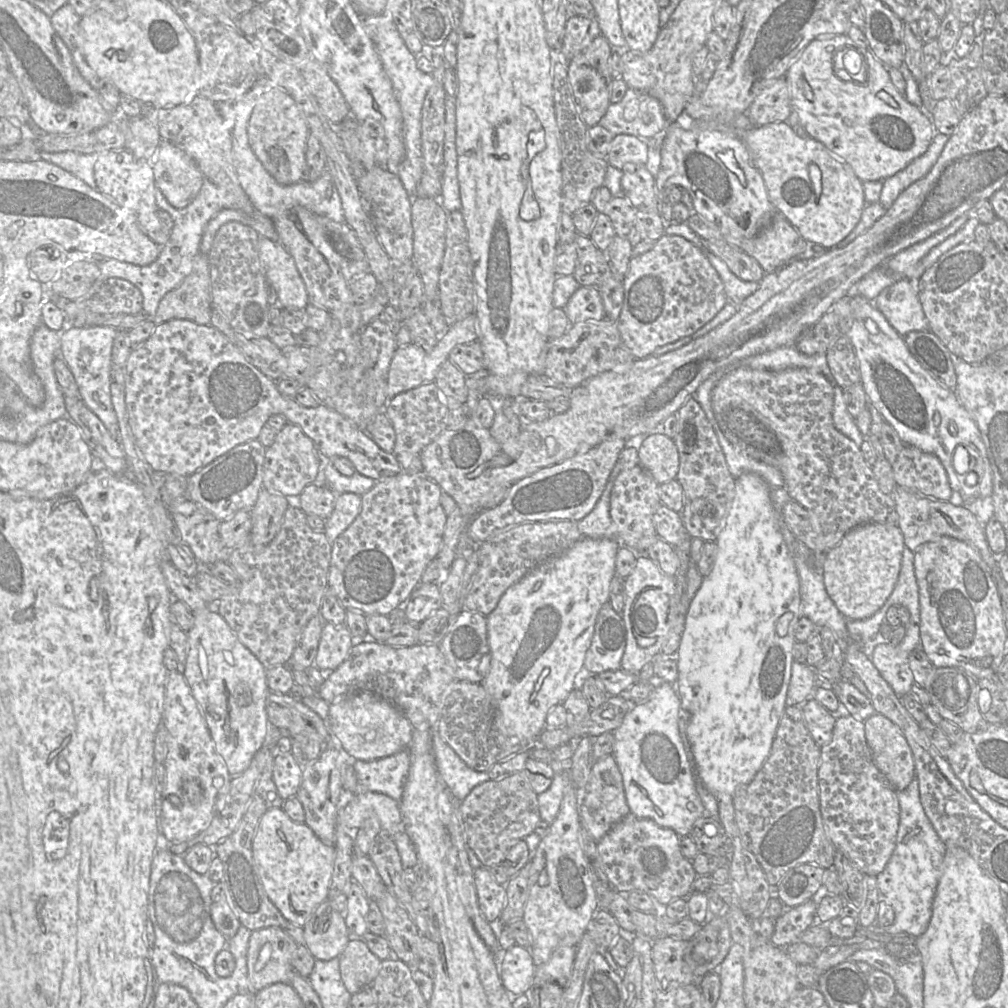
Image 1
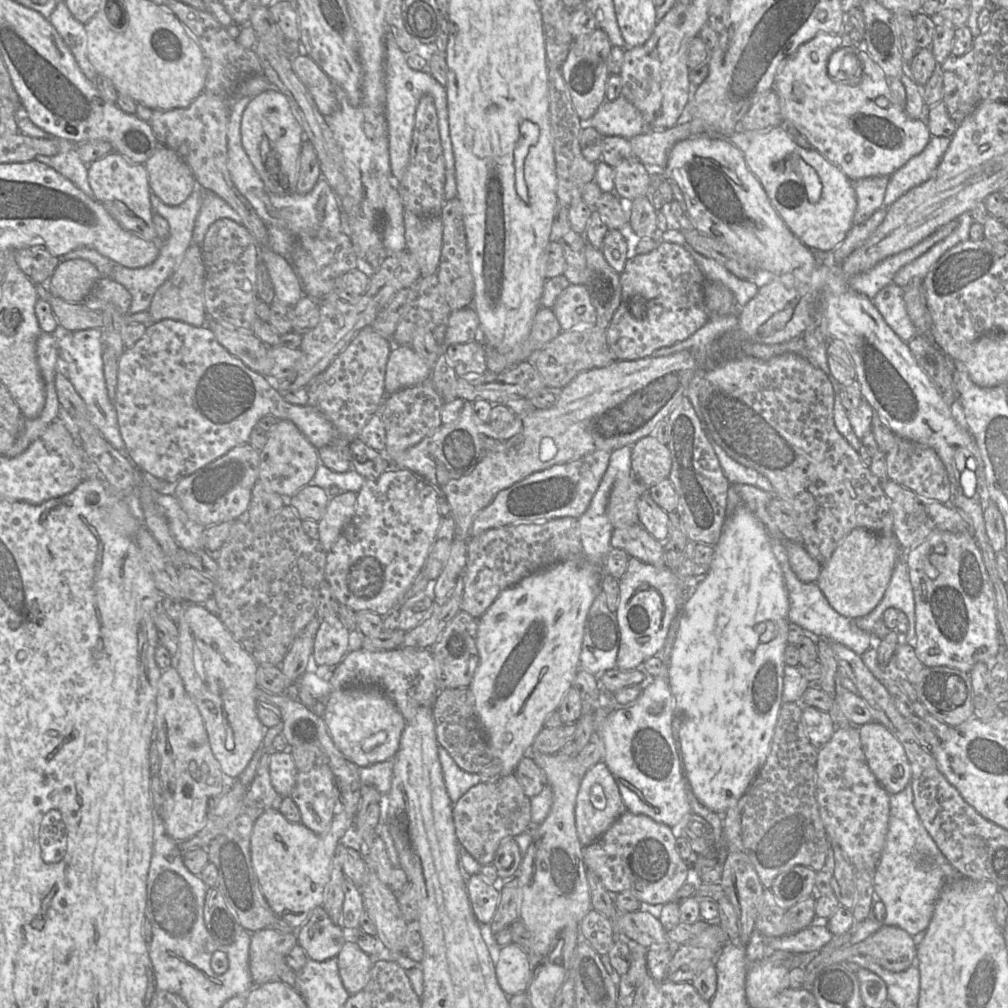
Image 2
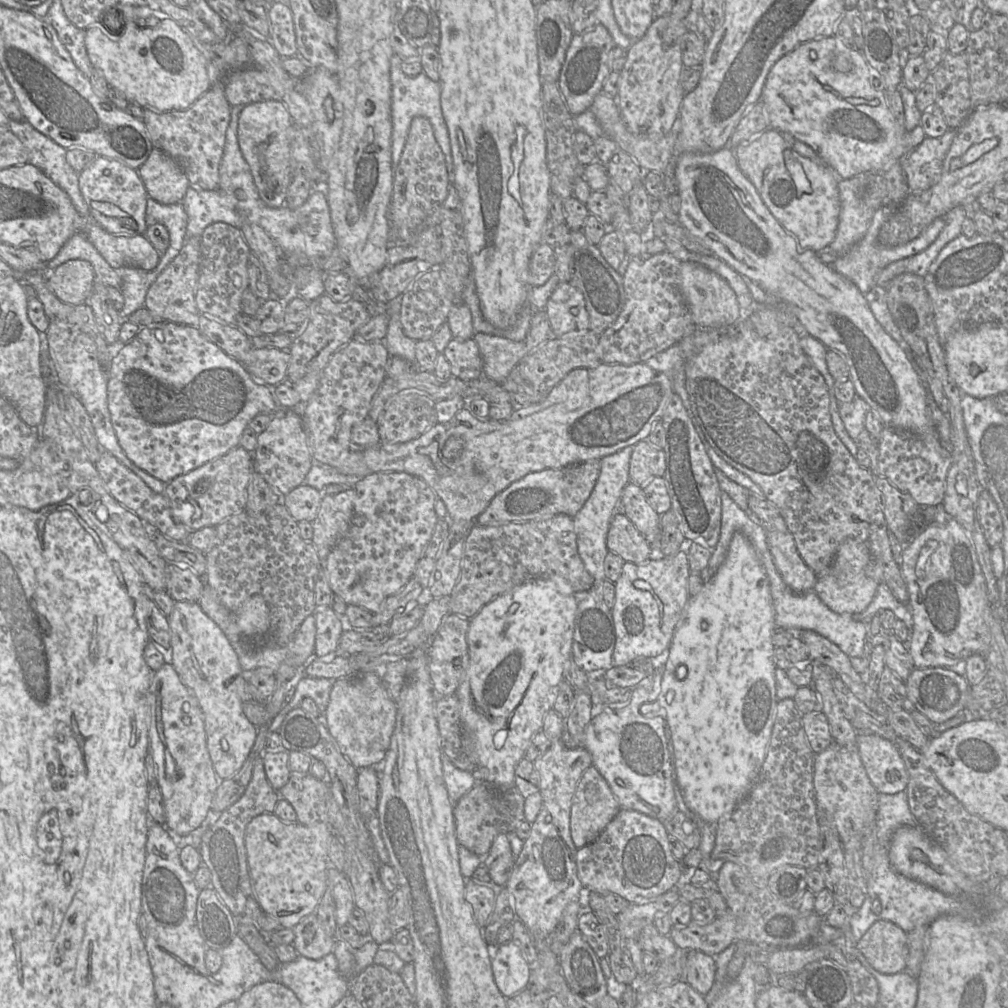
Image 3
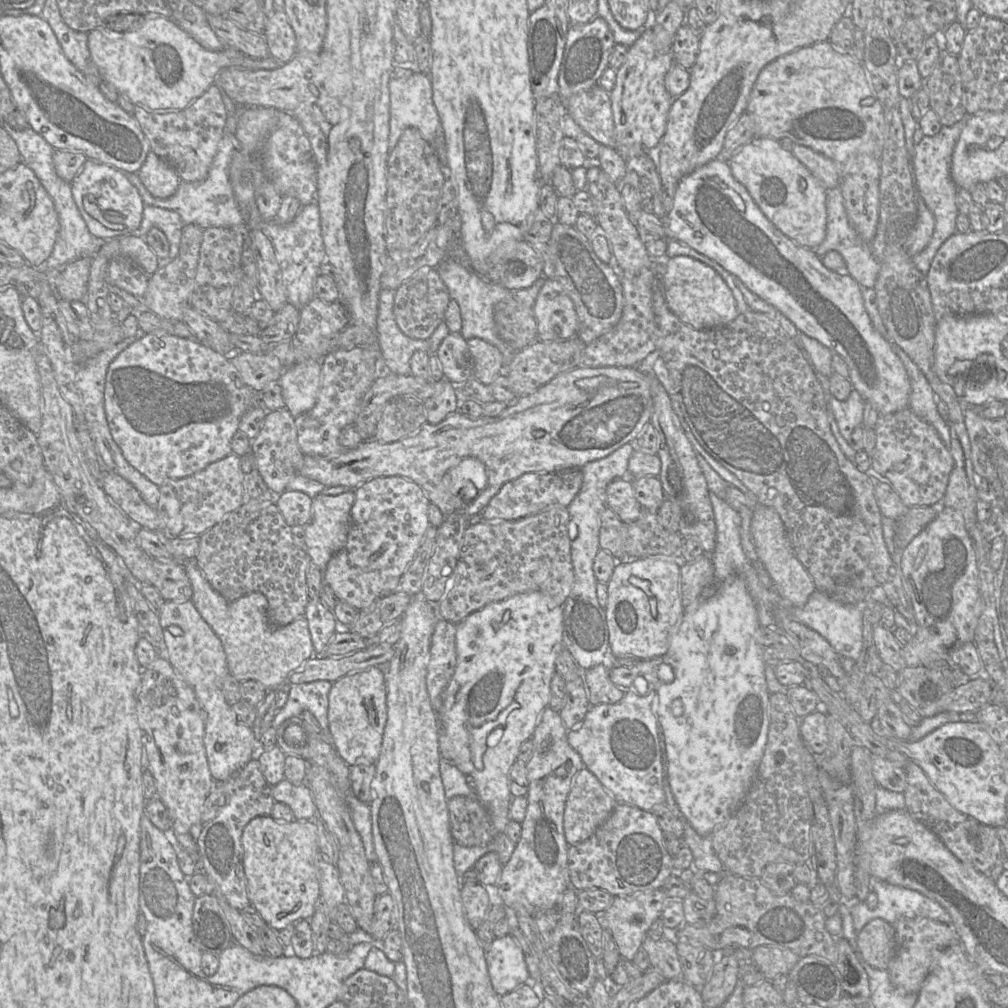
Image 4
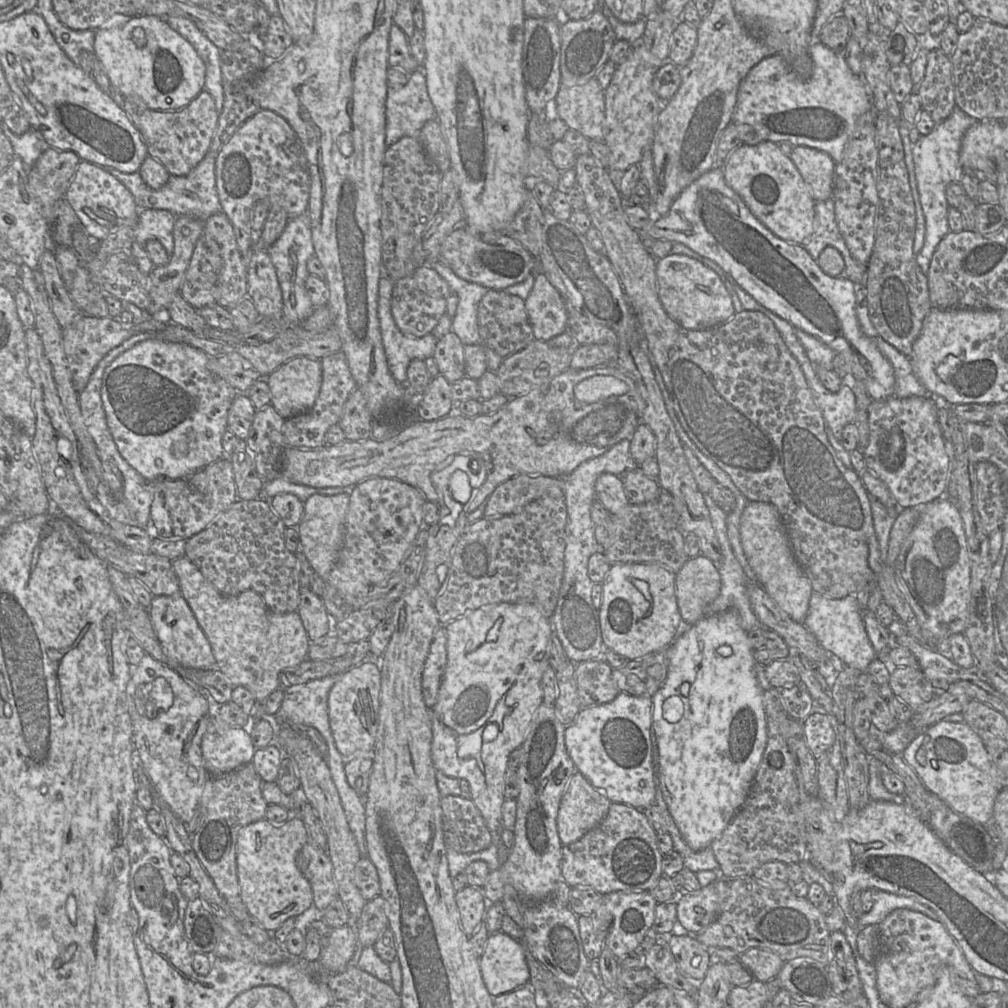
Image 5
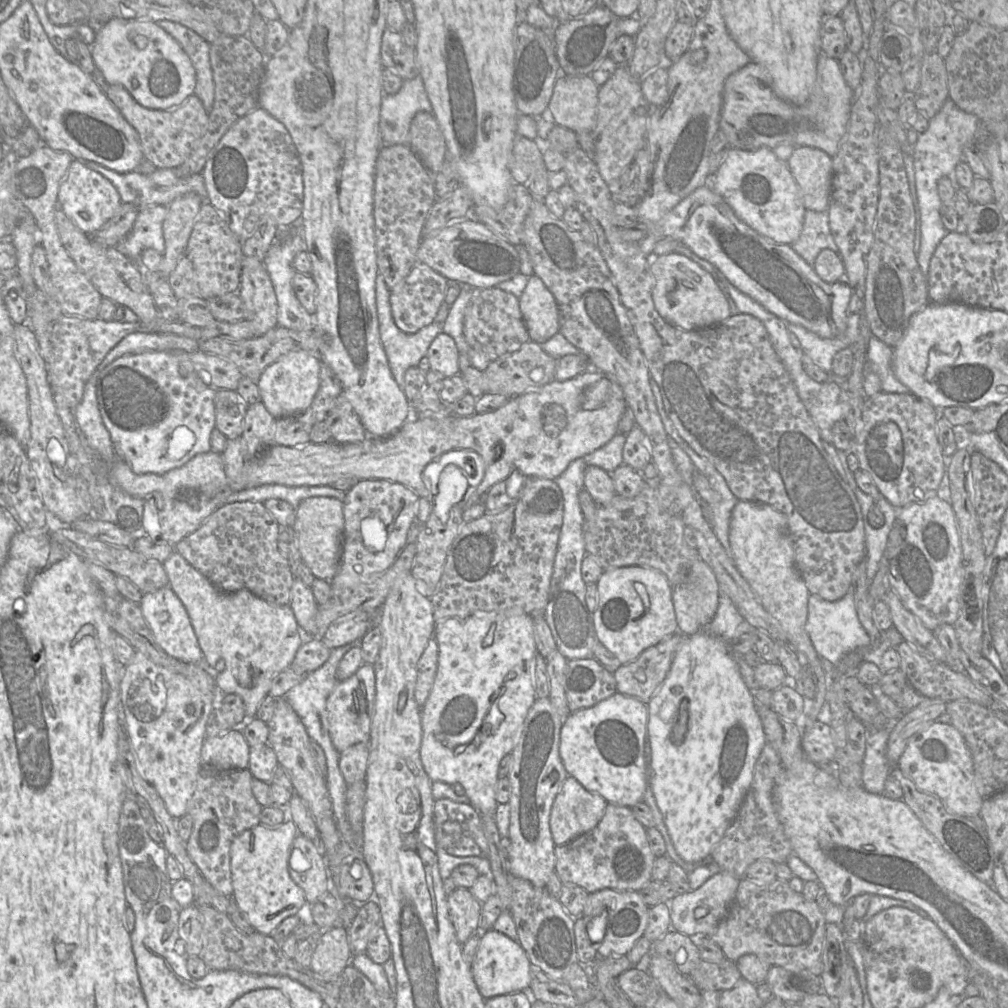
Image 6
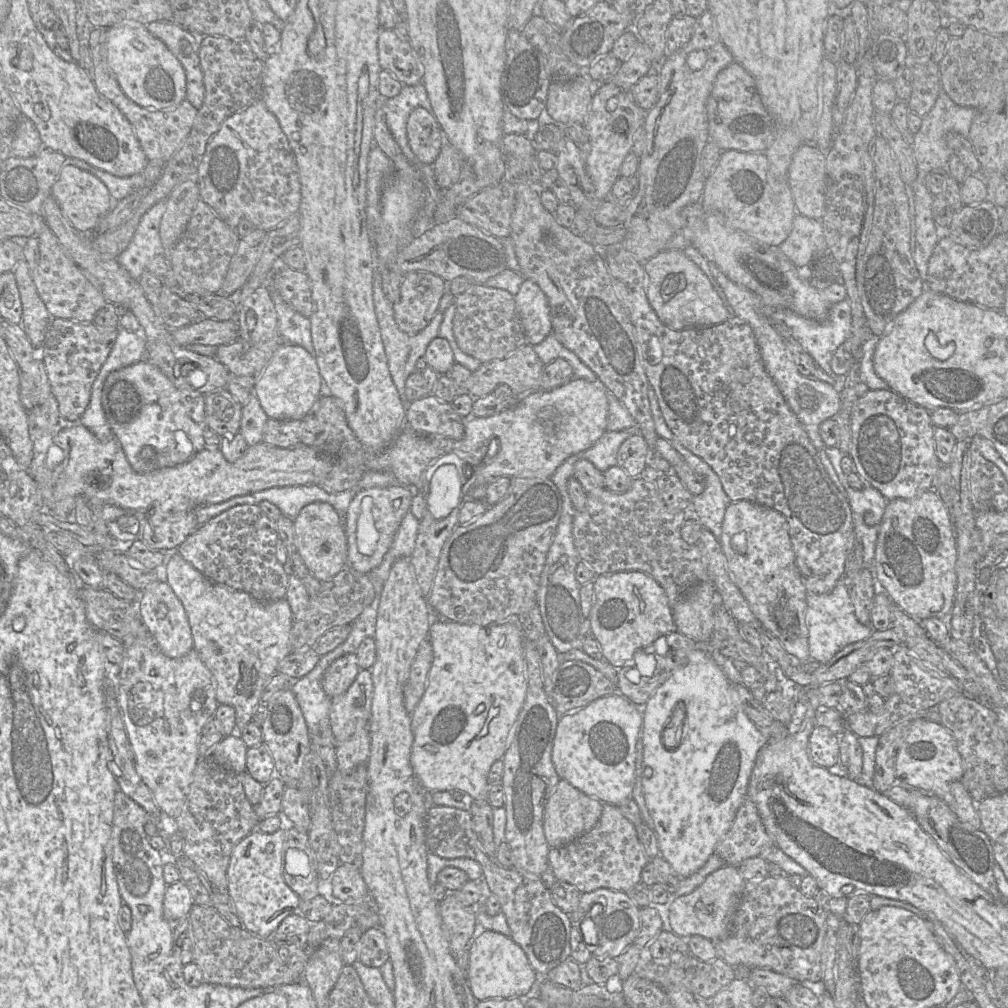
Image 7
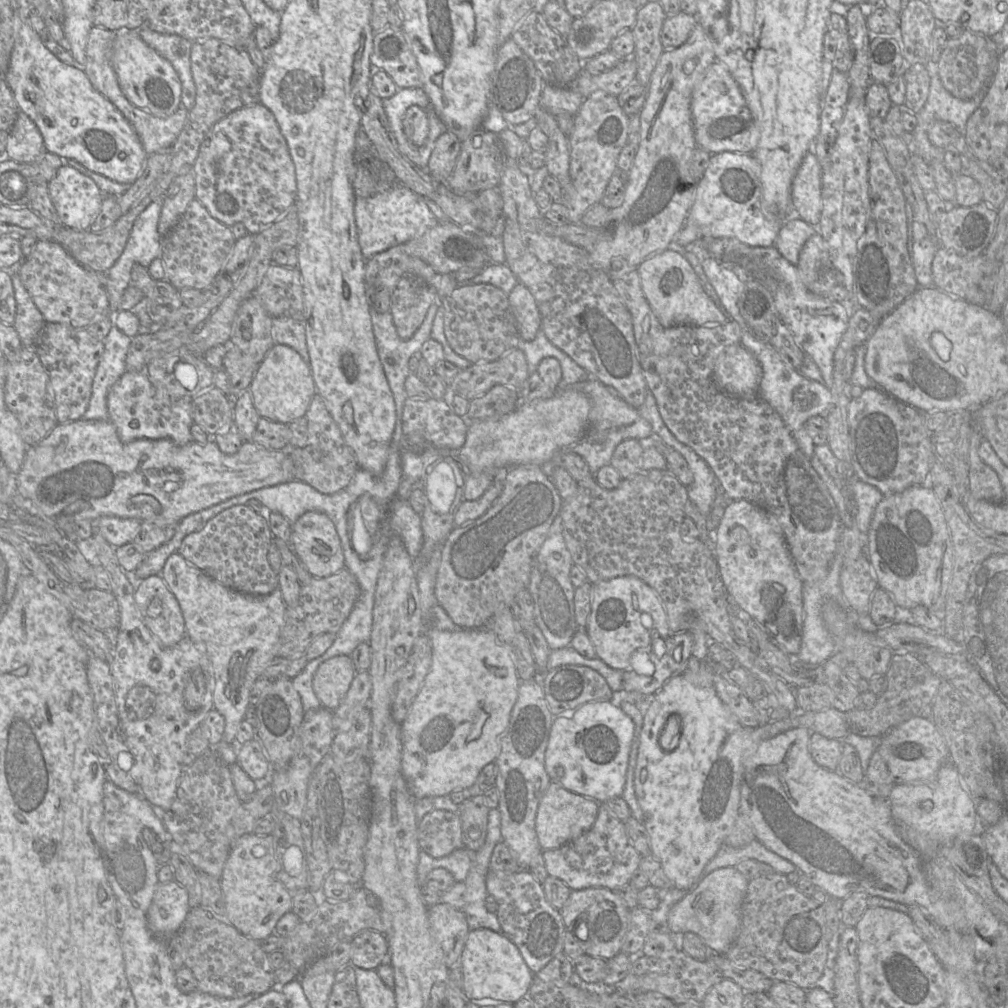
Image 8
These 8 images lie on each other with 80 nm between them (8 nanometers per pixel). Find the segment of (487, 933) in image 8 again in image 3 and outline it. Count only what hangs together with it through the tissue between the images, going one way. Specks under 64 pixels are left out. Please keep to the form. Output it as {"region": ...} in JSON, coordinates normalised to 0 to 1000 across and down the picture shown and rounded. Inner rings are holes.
{"region":[[[509,933],[489,942],[488,963],[493,979],[502,990],[524,980],[527,957]]]}

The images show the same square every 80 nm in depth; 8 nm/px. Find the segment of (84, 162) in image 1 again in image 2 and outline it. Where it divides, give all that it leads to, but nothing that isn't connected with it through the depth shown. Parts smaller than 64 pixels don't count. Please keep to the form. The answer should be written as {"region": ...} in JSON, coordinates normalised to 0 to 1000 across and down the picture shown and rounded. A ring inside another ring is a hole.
{"region":[[[59,140],[59,152],[53,155],[39,154],[35,159],[50,165],[92,196],[92,189],[87,181],[87,164],[78,157],[75,145],[71,141]]]}

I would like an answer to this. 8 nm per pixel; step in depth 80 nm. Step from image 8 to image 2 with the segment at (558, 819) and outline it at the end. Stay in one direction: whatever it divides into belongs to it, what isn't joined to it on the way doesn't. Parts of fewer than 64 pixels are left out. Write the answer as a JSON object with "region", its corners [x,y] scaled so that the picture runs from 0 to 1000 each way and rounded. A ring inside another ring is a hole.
{"region":[[[593,756],[577,773],[570,800],[570,817],[578,840],[588,837],[620,806],[613,779],[600,756]]]}

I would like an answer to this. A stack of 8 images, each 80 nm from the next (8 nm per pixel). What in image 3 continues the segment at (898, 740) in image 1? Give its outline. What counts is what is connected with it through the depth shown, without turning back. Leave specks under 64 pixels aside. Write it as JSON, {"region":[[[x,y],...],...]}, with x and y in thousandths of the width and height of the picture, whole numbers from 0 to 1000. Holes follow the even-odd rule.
{"region":[[[851,728],[850,741],[860,770],[871,787],[886,789],[899,783],[902,771],[888,738],[869,728]]]}

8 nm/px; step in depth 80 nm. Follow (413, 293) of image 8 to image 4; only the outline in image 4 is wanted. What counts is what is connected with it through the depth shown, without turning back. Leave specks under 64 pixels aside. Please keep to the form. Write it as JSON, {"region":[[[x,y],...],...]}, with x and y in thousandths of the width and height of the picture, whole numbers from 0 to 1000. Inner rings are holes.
{"region":[[[419,266],[400,280],[391,293],[391,314],[396,326],[410,336],[425,337],[440,318],[446,293],[433,266]]]}

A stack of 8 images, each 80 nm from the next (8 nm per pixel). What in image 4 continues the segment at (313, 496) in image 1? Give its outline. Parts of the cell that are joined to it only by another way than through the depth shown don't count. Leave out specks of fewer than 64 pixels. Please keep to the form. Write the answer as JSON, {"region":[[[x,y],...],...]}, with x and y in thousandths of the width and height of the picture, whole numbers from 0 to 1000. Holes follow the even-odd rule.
{"region":[[[283,486],[274,491],[272,498],[282,516],[288,522],[306,520],[310,513],[310,496],[305,490],[294,486]]]}

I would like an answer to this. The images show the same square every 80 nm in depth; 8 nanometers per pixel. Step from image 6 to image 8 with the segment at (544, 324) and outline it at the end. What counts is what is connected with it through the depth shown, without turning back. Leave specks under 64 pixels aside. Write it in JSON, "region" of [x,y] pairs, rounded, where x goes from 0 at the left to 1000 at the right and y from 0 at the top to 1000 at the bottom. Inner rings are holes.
{"region":[[[514,280],[504,293],[517,336],[528,338],[536,327],[537,314],[532,299],[525,287]]]}

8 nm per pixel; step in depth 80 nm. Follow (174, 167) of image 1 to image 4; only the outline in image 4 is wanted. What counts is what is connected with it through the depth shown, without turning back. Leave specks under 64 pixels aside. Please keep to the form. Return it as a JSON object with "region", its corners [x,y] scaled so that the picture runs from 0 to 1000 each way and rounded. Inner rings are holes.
{"region":[[[151,150],[147,152],[136,173],[147,190],[158,197],[173,193],[180,182],[175,170]]]}

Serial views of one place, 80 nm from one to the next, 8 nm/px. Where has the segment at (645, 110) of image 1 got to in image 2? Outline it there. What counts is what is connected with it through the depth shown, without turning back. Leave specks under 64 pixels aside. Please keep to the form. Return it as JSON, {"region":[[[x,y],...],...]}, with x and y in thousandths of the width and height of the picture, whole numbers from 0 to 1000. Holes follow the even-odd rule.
{"region":[[[618,94],[608,100],[600,100],[591,112],[575,120],[576,127],[587,126],[597,135],[616,135],[625,138],[645,128],[636,111]]]}

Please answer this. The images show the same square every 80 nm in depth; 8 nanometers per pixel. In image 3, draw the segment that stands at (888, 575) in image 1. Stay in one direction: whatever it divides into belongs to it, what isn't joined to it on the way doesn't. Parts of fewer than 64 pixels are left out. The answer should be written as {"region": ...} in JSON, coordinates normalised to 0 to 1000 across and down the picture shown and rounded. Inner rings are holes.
{"region":[[[841,534],[833,540],[824,563],[818,569],[813,571],[808,581],[813,593],[825,606],[848,610],[856,607],[865,597],[872,579],[858,568],[862,555],[862,544],[857,537]]]}

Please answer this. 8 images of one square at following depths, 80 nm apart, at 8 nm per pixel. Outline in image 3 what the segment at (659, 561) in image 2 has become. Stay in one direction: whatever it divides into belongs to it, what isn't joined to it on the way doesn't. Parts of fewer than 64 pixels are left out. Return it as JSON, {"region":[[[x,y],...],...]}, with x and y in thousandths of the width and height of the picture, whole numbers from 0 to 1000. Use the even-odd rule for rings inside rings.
{"region":[[[612,507],[606,516],[601,541],[620,558],[639,559],[649,553],[647,541],[617,507]]]}

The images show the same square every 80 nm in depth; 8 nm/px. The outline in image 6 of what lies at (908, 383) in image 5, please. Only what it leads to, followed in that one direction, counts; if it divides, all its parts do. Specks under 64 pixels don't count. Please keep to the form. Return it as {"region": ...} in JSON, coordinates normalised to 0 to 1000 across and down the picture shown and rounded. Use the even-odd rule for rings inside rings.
{"region":[[[869,333],[862,337],[859,362],[869,370],[874,378],[874,386],[879,390],[899,391],[902,386],[887,372],[884,358],[886,345],[876,340]]]}

